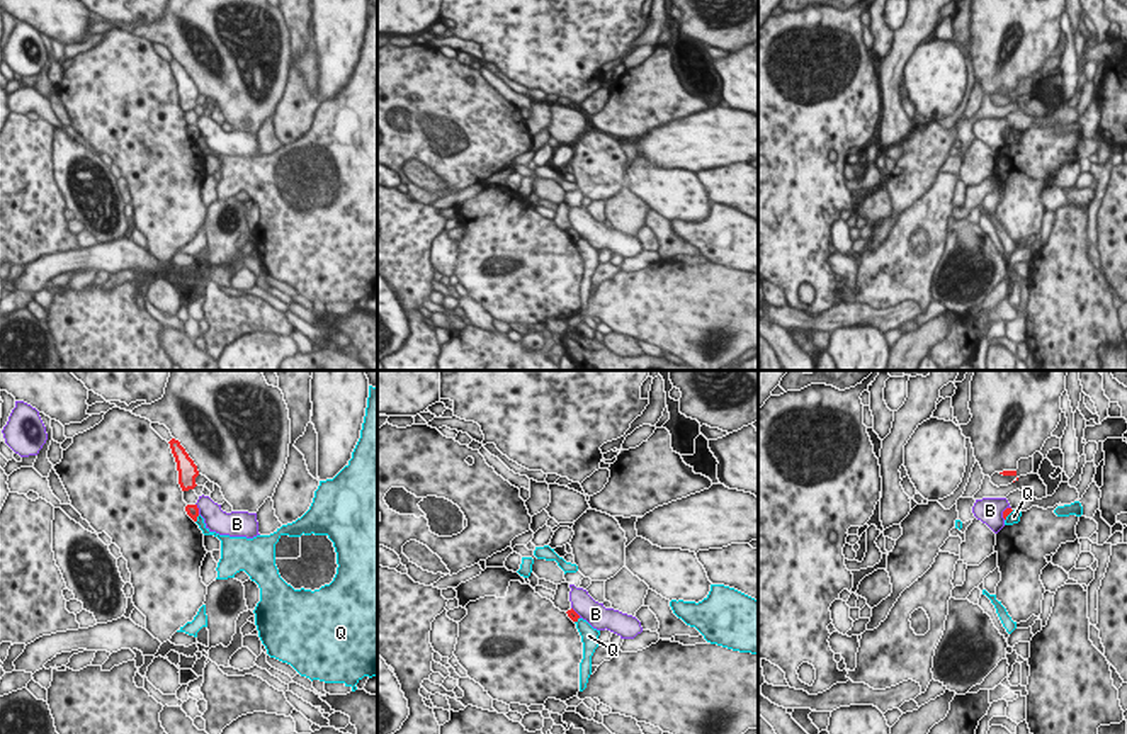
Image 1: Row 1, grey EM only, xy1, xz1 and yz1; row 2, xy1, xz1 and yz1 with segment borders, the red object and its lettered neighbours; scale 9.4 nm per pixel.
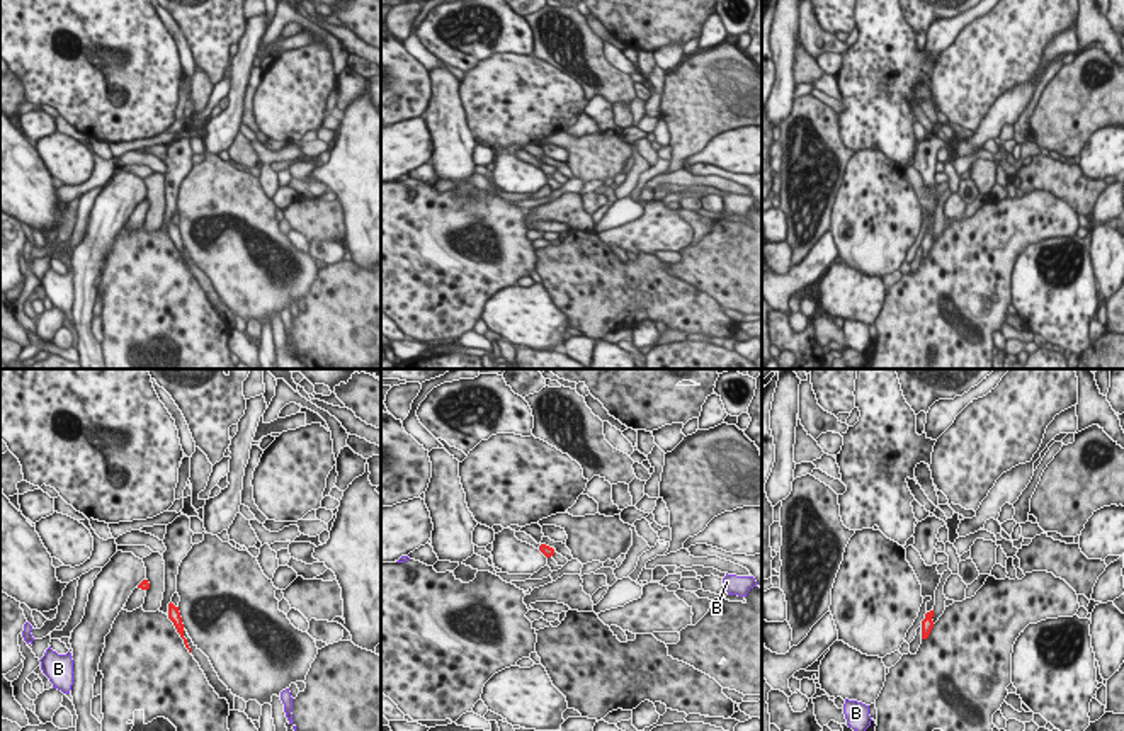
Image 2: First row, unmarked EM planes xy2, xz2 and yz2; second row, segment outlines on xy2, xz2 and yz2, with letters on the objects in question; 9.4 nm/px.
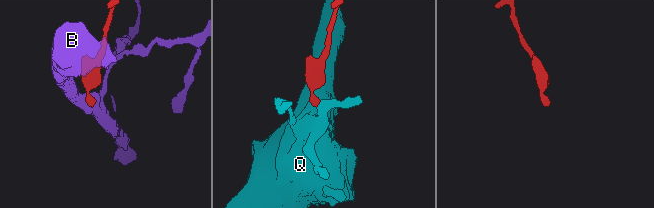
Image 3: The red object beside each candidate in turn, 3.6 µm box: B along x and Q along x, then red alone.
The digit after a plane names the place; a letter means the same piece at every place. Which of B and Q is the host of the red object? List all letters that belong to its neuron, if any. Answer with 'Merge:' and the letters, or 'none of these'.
Merge: none of these

